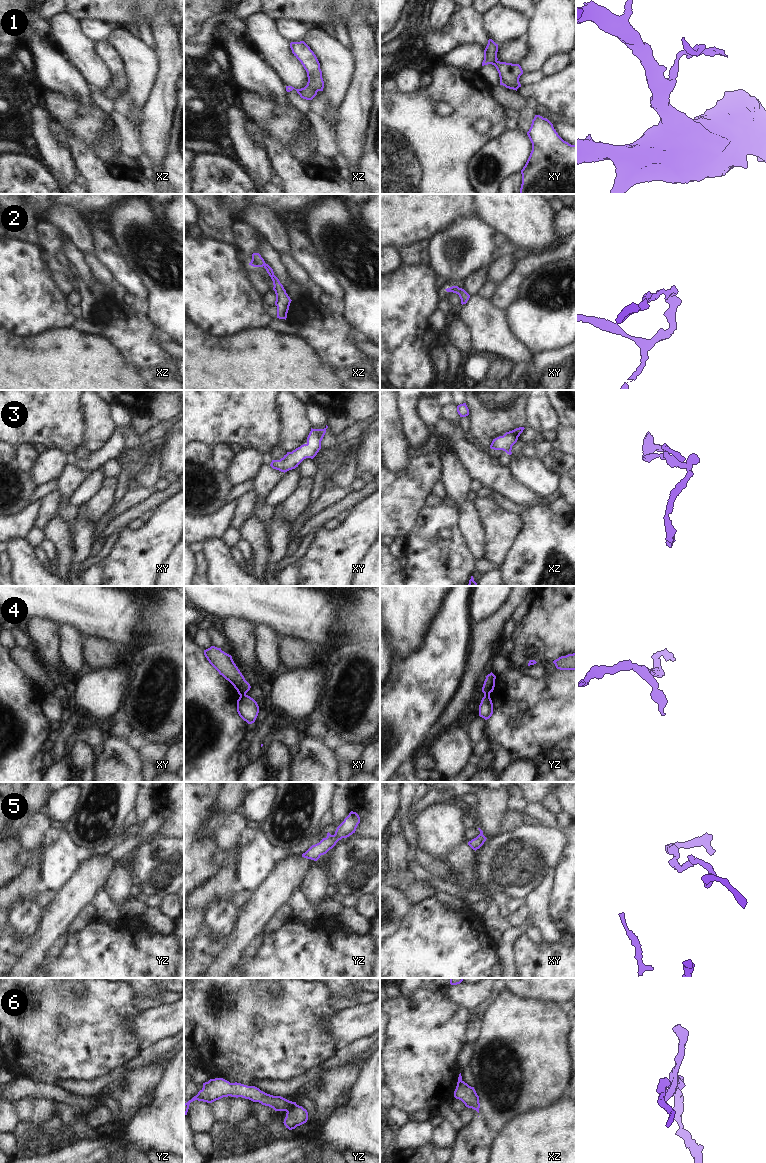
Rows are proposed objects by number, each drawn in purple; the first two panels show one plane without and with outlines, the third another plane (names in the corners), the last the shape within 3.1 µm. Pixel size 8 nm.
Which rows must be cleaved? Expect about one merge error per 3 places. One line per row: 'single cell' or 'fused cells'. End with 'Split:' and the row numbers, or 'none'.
1: single cell
2: single cell
3: single cell
4: fused cells
5: single cell
6: fused cells
Split: 4, 6

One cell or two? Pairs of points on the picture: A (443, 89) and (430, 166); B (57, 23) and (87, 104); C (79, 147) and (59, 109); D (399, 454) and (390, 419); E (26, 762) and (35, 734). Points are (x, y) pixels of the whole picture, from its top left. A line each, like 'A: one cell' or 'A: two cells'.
A: one cell
B: two cells
C: two cells
D: one cell
E: one cell

